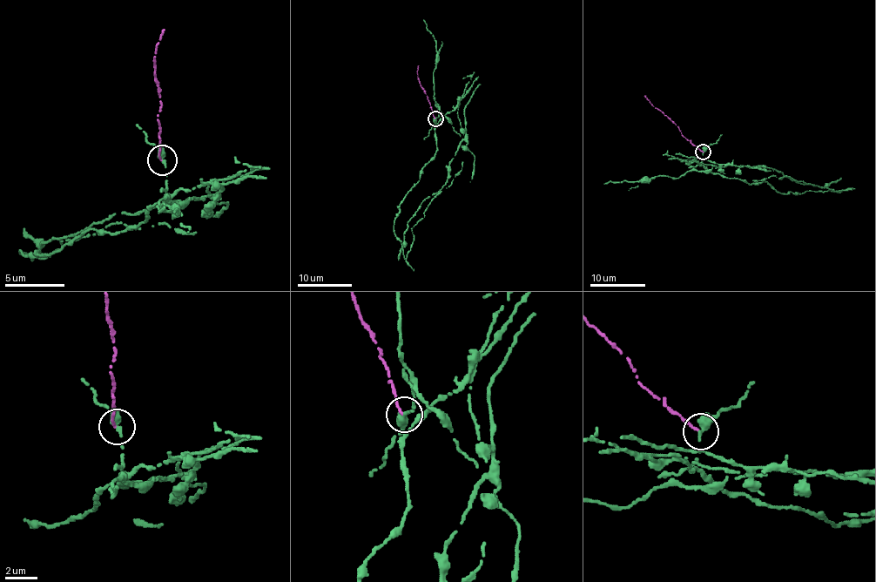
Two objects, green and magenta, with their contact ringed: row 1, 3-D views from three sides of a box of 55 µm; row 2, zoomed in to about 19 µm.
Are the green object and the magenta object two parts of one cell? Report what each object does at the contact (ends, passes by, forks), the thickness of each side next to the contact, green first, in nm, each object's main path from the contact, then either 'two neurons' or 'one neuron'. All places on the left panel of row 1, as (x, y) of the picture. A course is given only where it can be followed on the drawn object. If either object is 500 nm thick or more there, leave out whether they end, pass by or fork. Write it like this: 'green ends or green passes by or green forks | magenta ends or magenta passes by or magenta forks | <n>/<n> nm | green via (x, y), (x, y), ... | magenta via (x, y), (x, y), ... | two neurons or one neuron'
green passes by | magenta ends | 320/170 nm | green via (161, 159), (173, 200), (143, 221), (84, 230), (57, 253), (18, 252), (35, 257), (116, 214), (182, 202) | magenta via (161, 159), (162, 126), (157, 117), (161, 101), (153, 59), (164, 30) | two neurons

